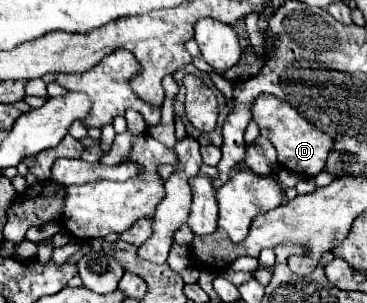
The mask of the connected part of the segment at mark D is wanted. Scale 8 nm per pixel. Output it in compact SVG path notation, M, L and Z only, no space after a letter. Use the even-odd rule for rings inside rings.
M267 93L257 97L257 101L253 101L251 113L253 113L253 121L259 125L261 135L267 137L273 143L273 147L277 149L279 167L291 169L293 173L299 173L303 177L315 177L317 173L323 171L323 165L327 161L327 153L333 145L333 141L327 133L313 127L289 103L279 101L277 97L267 95Z

